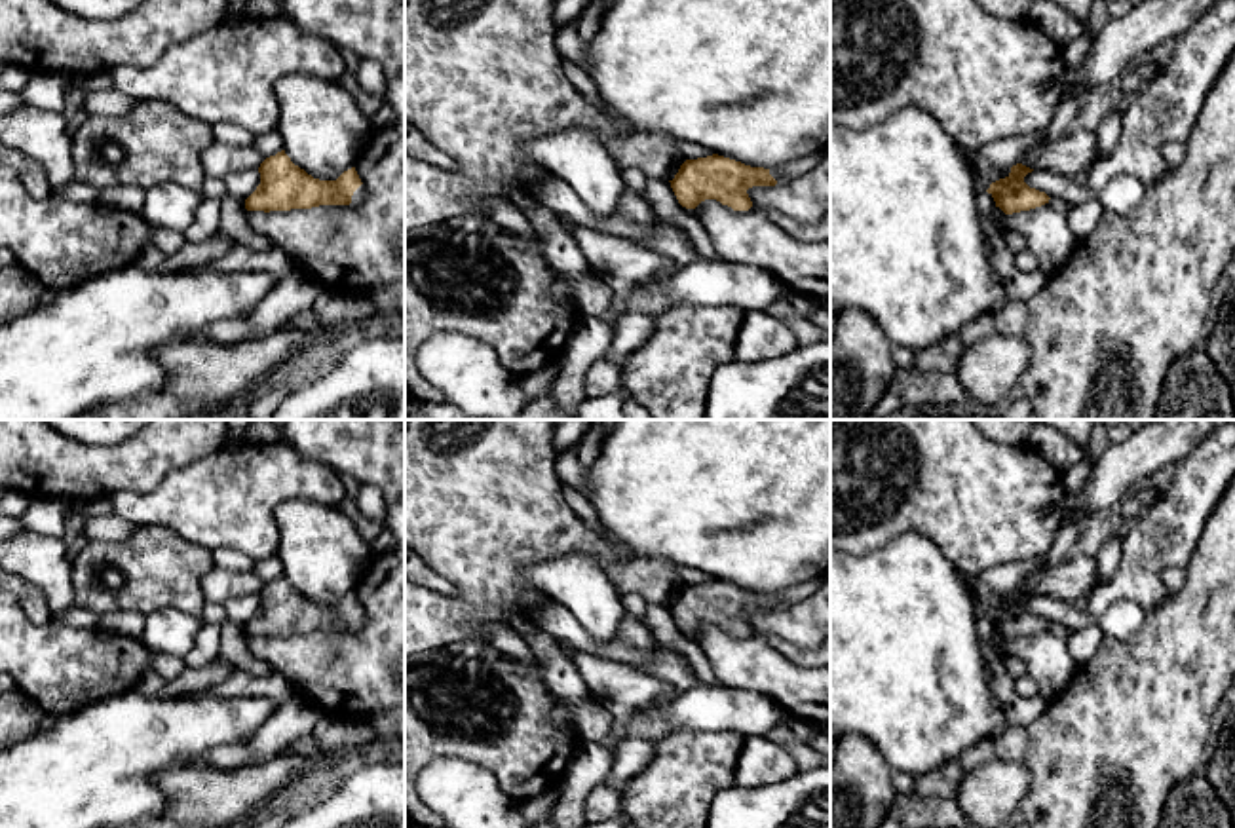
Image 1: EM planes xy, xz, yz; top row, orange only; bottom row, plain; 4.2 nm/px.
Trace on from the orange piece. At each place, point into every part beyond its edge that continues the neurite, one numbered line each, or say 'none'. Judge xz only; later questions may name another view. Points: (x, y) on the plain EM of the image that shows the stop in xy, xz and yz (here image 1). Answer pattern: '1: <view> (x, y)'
1: xz (797, 593)

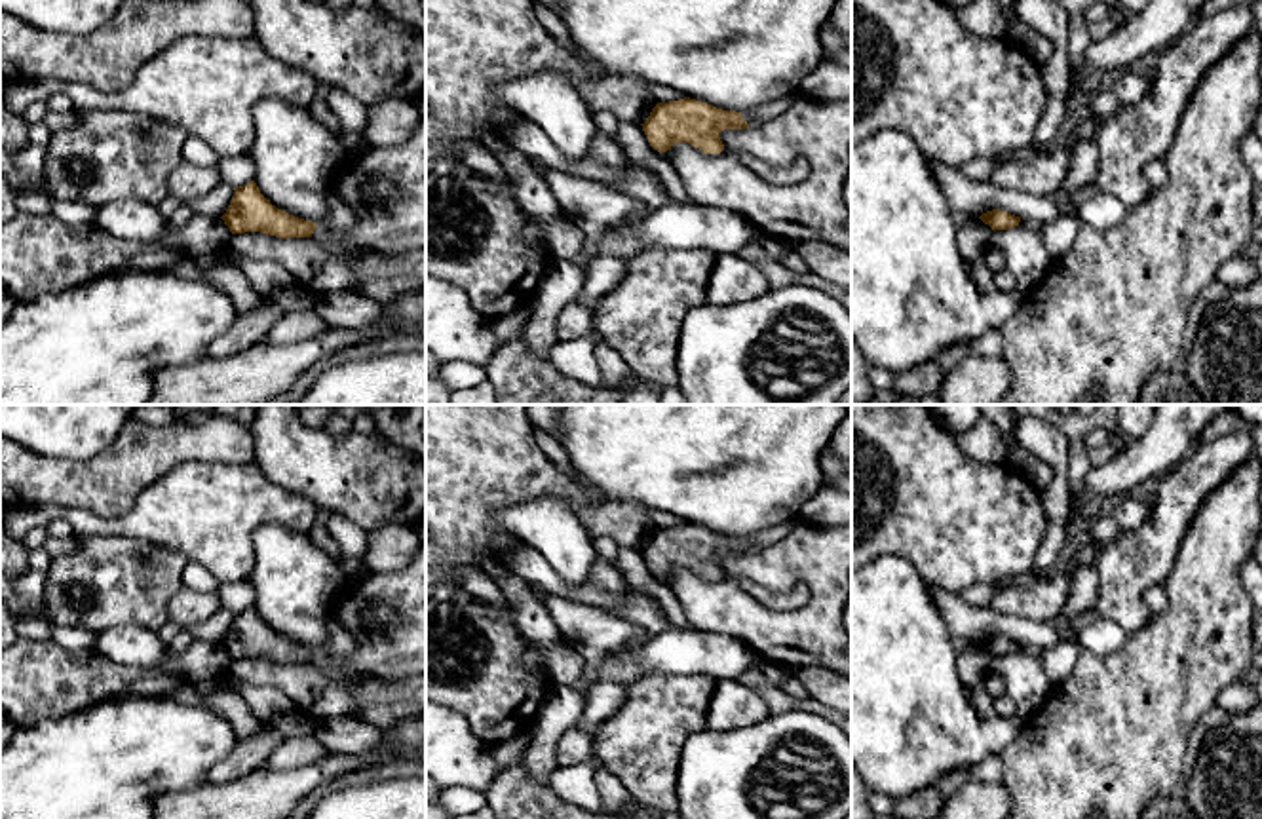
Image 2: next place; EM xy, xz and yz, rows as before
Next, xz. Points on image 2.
1: xz (768, 536)

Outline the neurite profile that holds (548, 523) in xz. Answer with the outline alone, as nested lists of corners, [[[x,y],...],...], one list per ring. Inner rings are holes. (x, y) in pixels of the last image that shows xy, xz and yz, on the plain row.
[[[540,494],[496,509],[504,532],[532,545],[559,578],[572,587],[587,583],[597,562],[593,538],[563,496]]]

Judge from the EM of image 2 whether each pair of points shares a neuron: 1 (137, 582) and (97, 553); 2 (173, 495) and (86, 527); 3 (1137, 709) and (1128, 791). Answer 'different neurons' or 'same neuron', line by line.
1: same neuron
2: same neuron
3: same neuron

